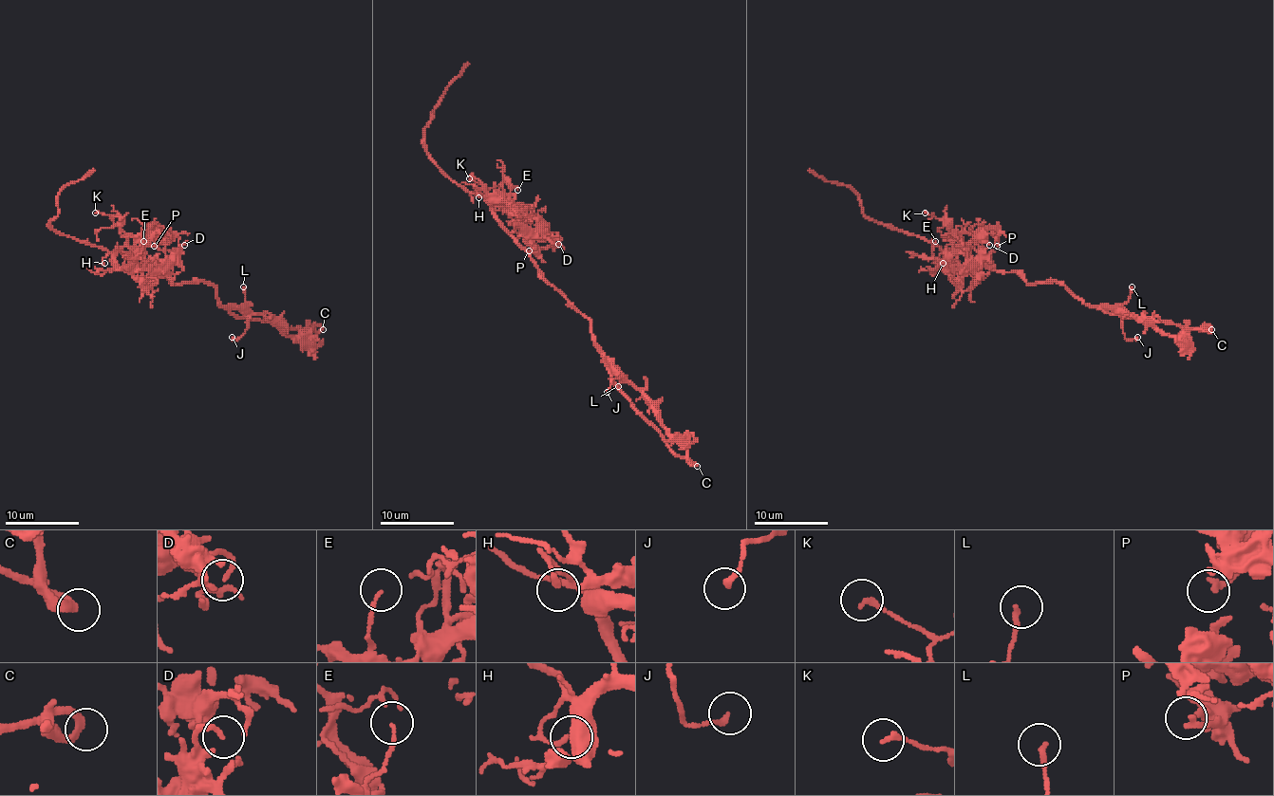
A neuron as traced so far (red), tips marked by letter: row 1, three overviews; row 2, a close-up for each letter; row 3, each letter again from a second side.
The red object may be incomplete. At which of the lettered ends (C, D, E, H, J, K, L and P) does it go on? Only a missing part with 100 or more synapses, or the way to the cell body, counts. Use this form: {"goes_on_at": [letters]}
{"goes_on_at": []}

